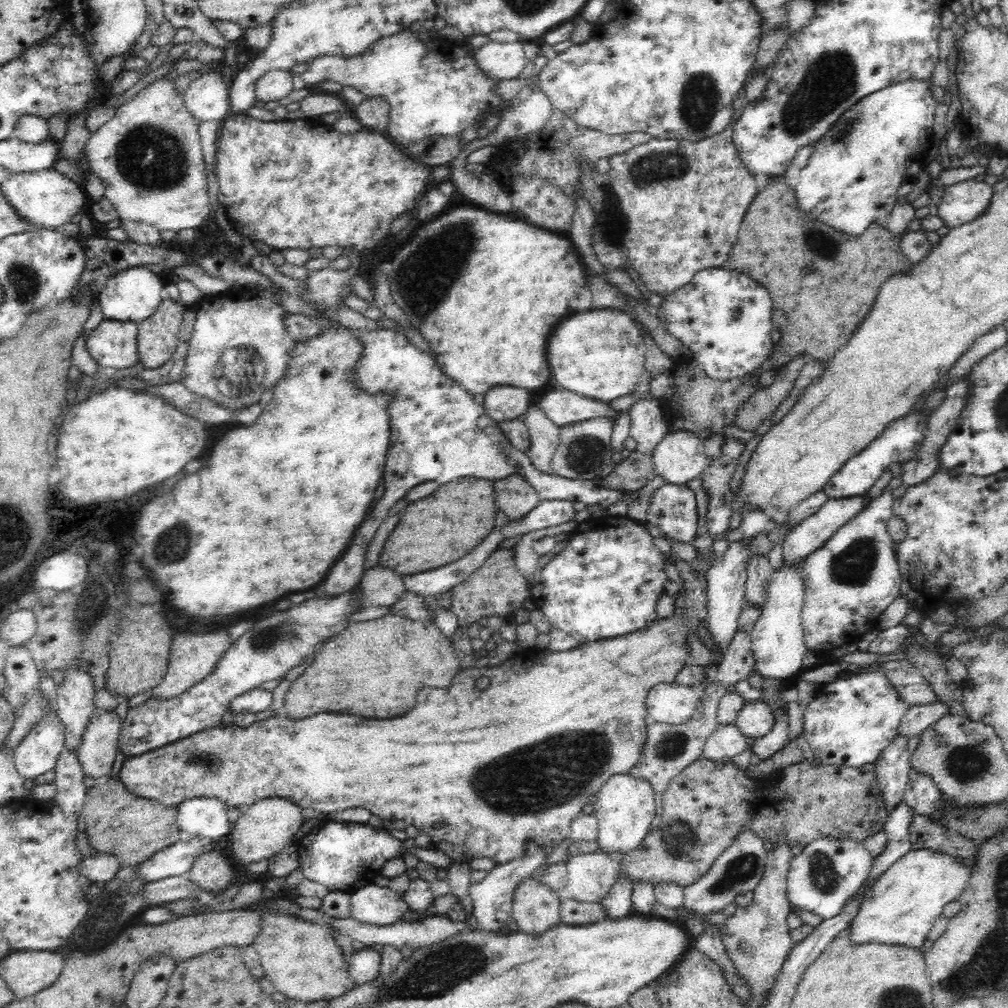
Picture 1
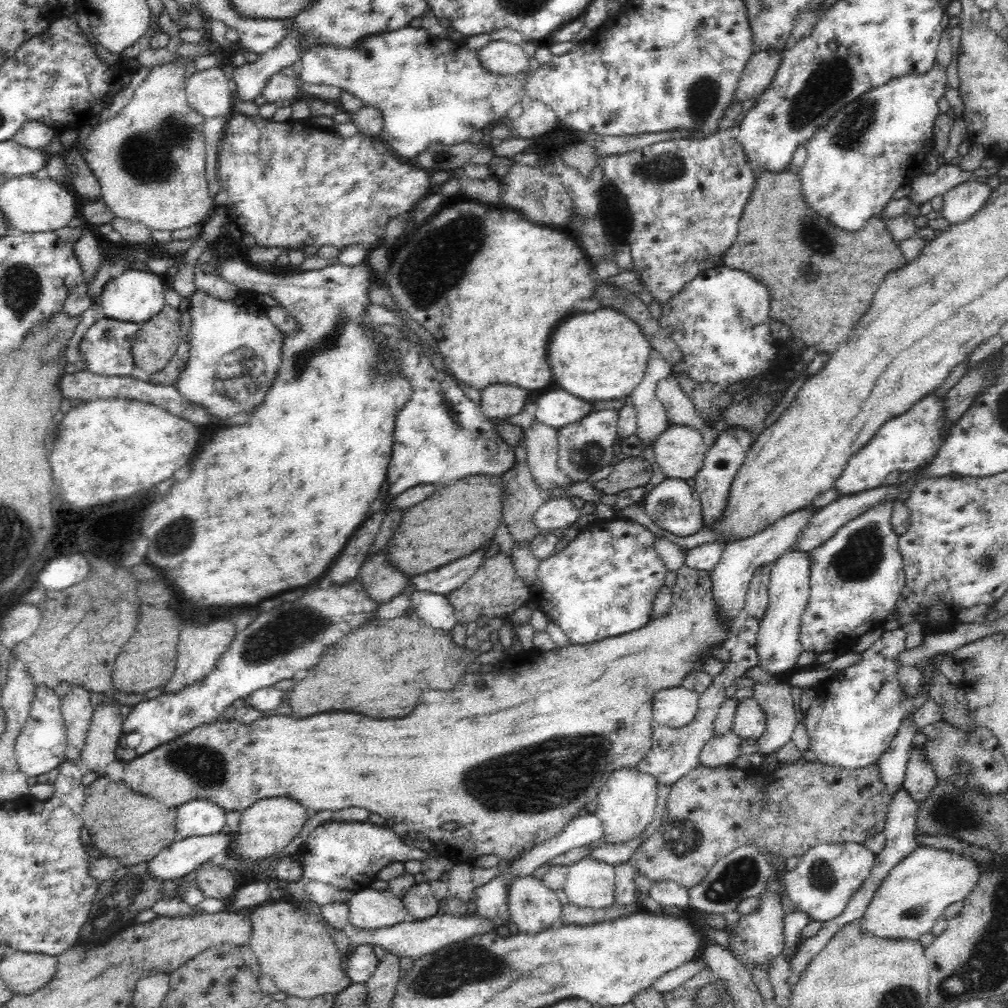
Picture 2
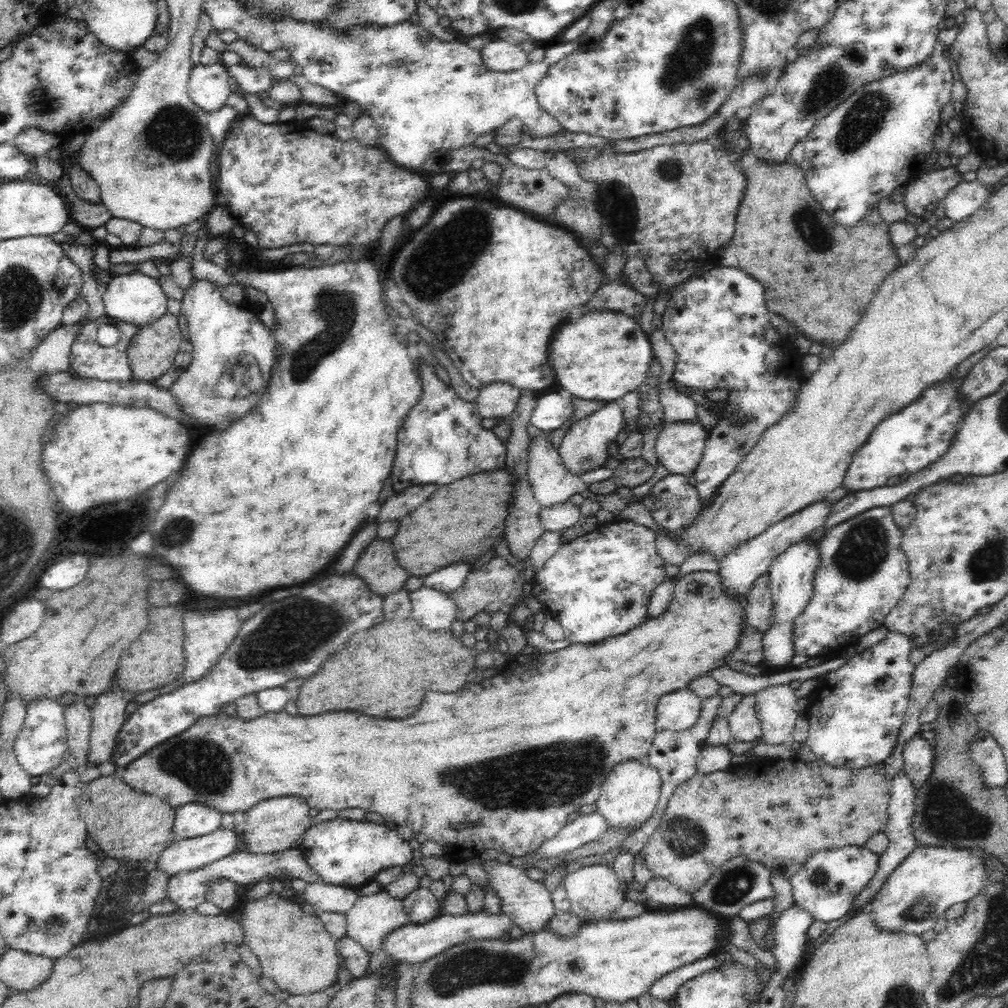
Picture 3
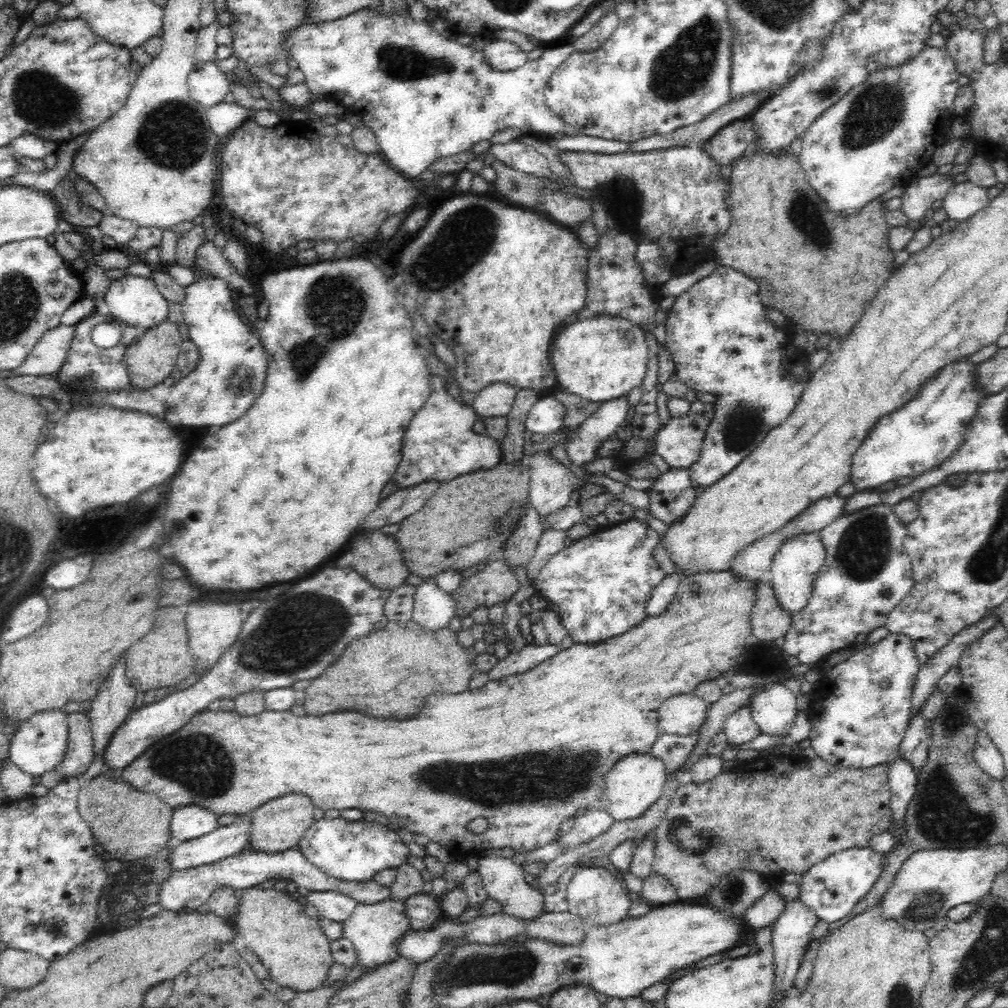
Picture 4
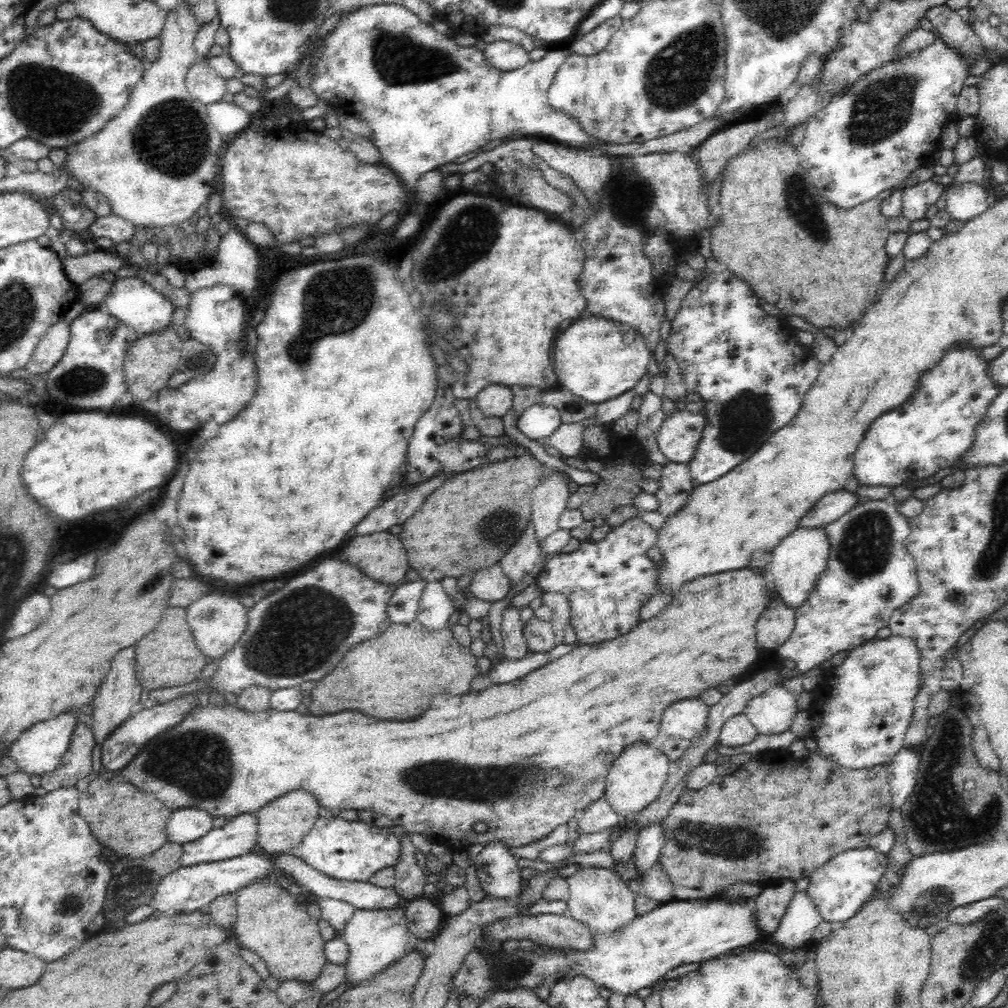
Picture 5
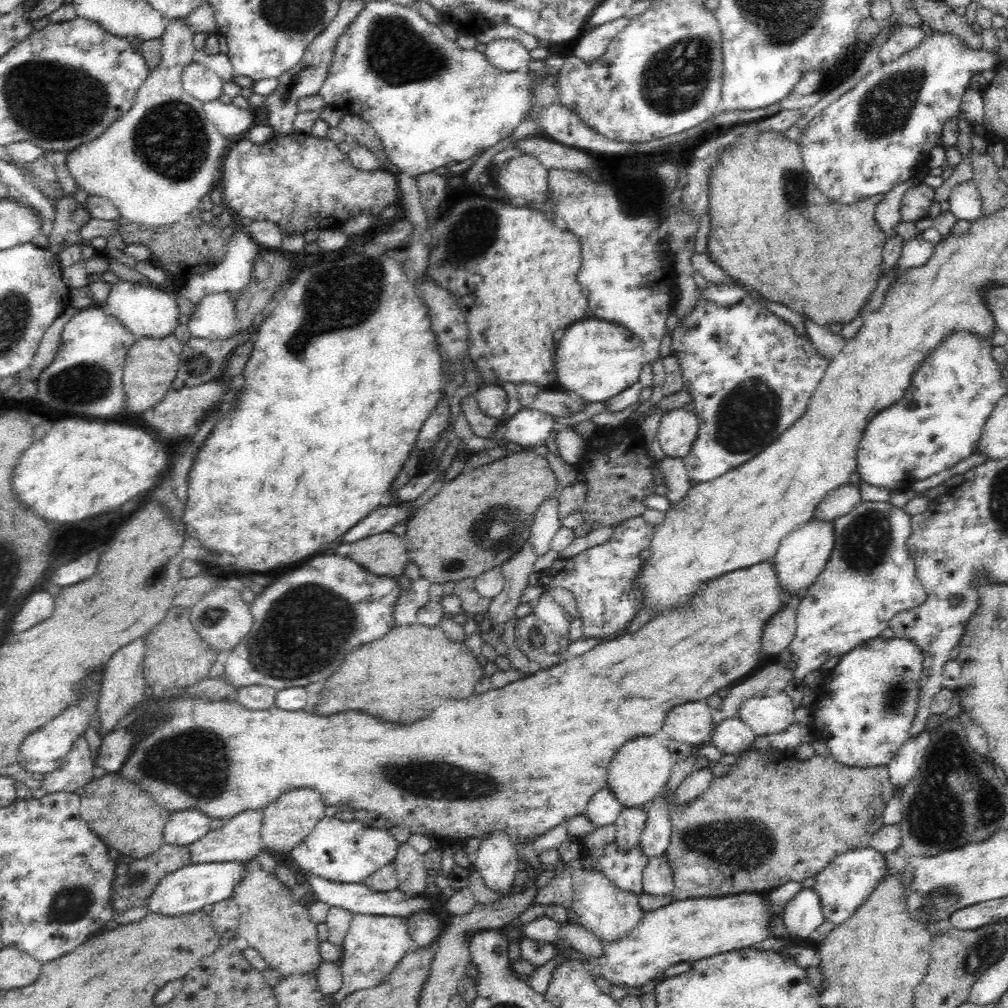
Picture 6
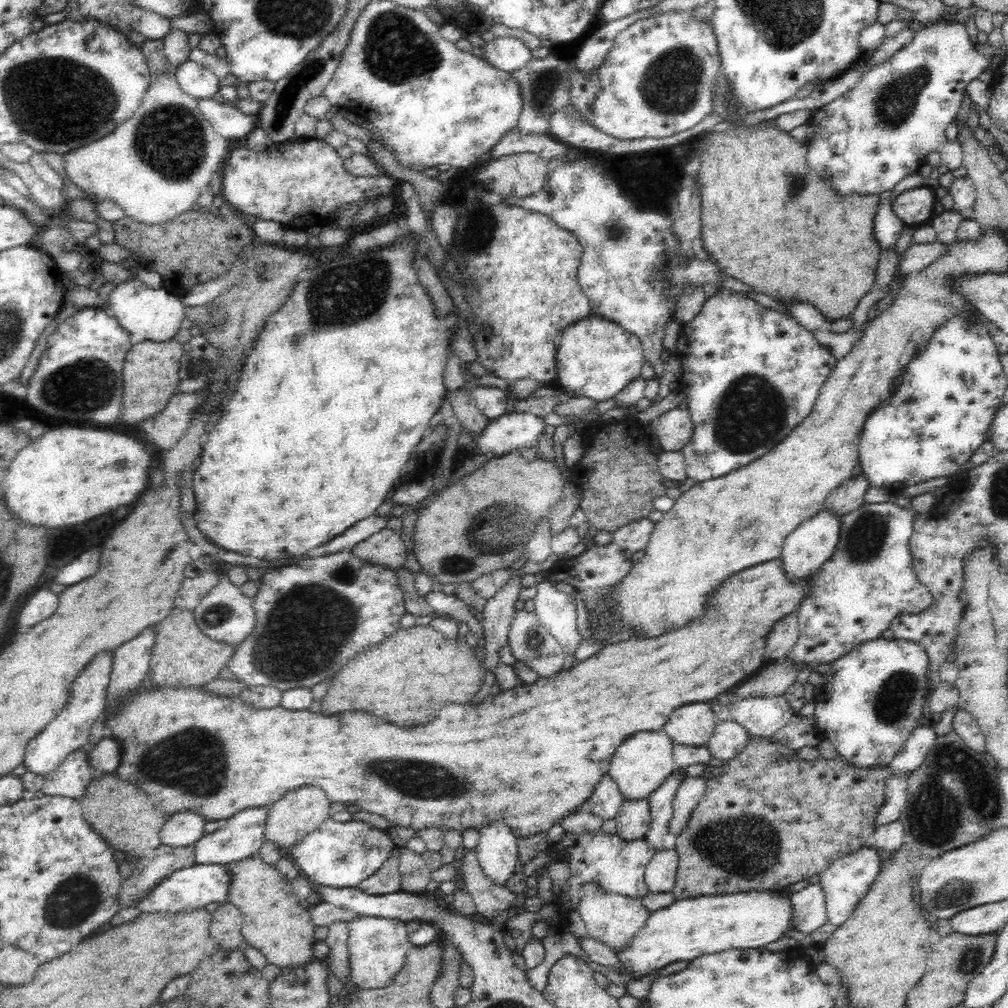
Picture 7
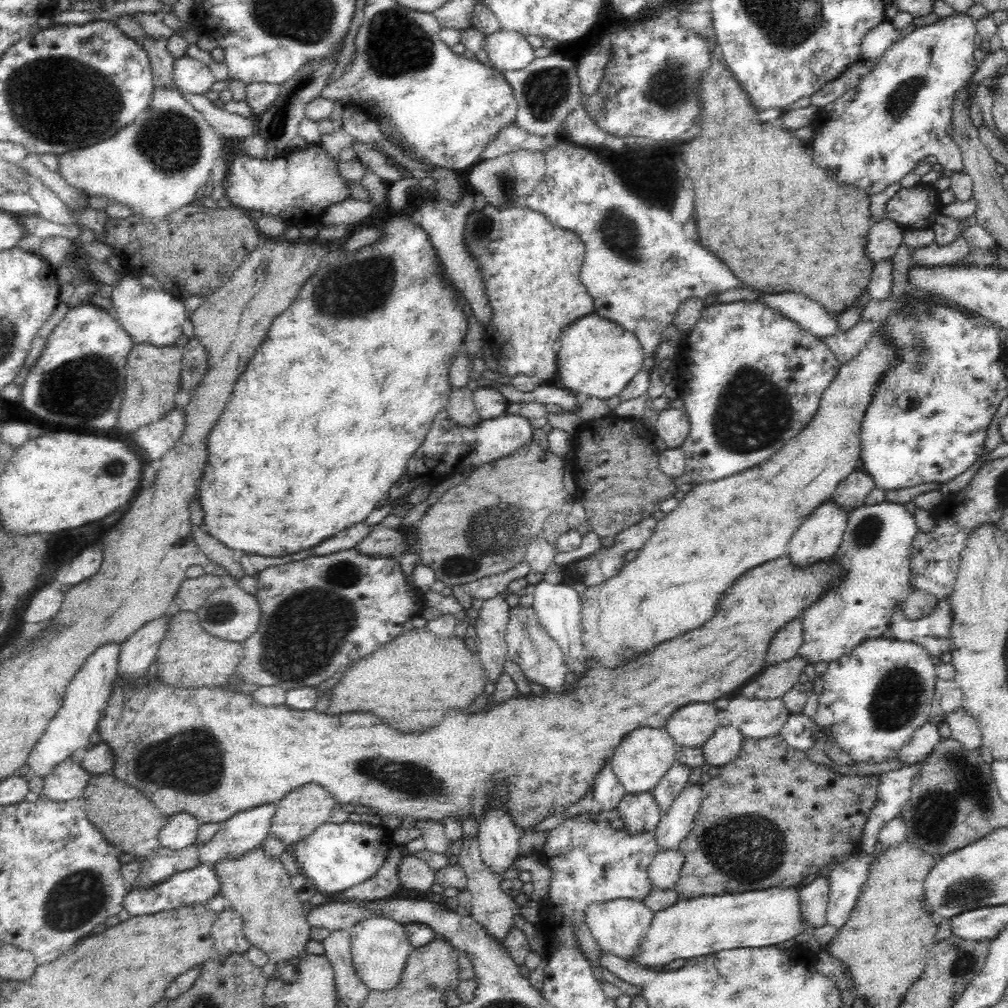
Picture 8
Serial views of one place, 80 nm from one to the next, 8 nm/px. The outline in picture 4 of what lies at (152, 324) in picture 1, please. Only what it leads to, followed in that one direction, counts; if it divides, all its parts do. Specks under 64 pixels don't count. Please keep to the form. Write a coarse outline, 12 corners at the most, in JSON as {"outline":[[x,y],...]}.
{"outline":[[166,318],[142,331],[124,359],[133,388],[170,376],[183,341]]}

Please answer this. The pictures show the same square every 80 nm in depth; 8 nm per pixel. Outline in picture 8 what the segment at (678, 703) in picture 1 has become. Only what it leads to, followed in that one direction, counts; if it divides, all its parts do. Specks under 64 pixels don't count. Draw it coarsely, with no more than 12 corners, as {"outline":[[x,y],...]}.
{"outline":[[713,702],[687,704],[666,730],[679,747],[701,747],[718,729]]}

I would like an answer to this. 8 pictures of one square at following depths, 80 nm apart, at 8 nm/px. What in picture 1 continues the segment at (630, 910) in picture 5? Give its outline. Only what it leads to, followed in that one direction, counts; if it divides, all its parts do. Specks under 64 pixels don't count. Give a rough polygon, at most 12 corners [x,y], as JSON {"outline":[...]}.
{"outline":[[606,852],[572,853],[561,900],[600,904],[618,862]]}

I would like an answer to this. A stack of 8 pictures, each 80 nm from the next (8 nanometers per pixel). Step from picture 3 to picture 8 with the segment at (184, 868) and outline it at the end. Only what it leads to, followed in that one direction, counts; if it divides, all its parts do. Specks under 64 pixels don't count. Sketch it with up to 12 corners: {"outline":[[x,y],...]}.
{"outline":[[276,802],[233,814],[208,842],[200,864],[243,857],[270,833]]}

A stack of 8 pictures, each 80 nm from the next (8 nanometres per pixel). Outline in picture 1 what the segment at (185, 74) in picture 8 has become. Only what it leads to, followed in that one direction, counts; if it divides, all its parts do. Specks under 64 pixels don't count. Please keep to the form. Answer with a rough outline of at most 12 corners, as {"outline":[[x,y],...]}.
{"outline":[[212,69],[191,81],[184,105],[198,123],[230,114],[229,81]]}

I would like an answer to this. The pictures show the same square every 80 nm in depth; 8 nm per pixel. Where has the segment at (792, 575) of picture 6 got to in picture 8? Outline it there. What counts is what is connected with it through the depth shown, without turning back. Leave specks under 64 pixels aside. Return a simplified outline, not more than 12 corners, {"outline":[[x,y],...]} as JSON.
{"outline":[[830,498],[797,528],[786,555],[810,566],[834,556],[848,514]]}

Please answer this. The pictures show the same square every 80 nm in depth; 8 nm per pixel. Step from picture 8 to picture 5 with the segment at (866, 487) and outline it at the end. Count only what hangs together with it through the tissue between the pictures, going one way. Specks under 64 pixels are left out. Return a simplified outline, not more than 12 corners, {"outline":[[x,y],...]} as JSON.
{"outline":[[840,489],[823,496],[798,520],[798,527],[825,527],[860,502]]}

